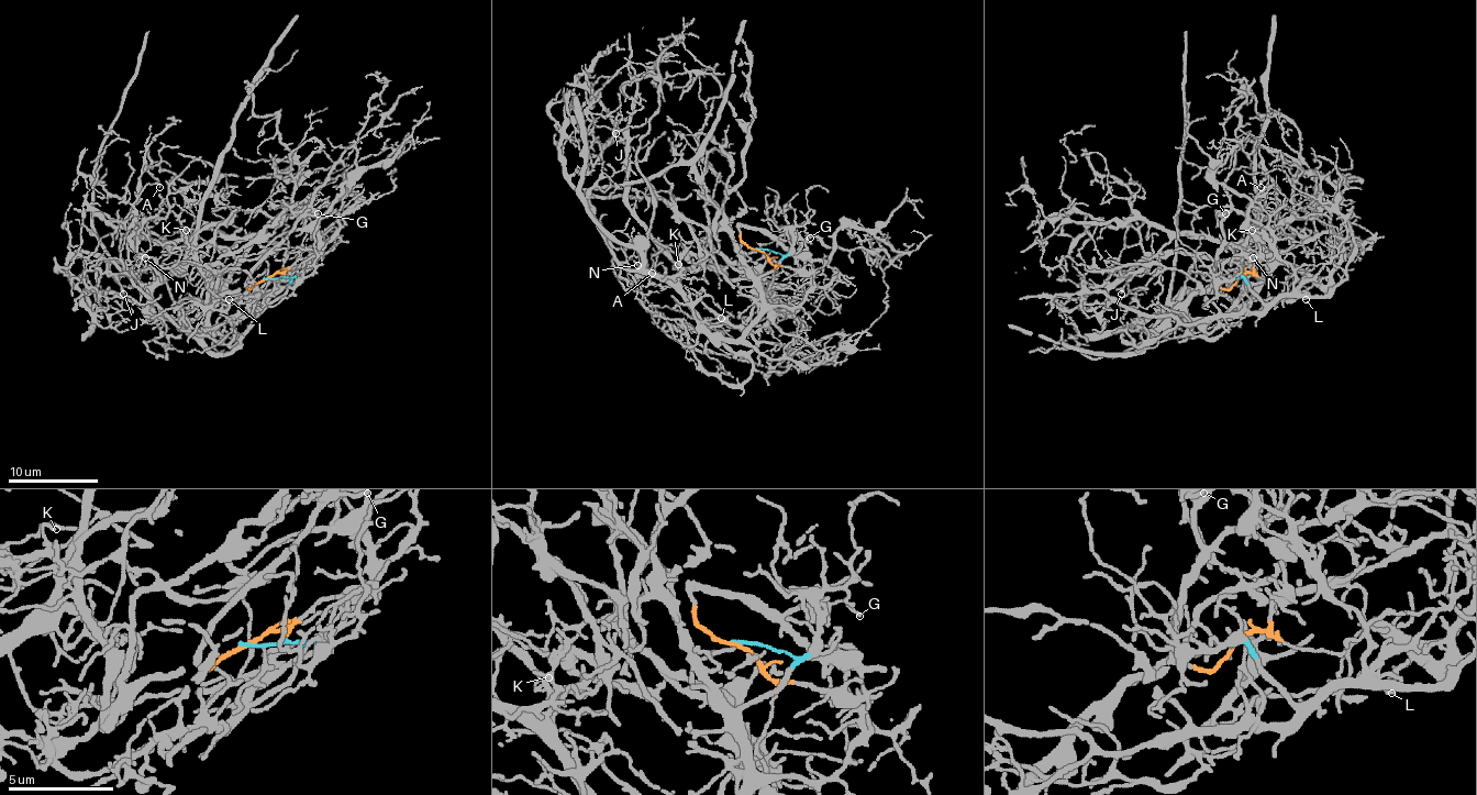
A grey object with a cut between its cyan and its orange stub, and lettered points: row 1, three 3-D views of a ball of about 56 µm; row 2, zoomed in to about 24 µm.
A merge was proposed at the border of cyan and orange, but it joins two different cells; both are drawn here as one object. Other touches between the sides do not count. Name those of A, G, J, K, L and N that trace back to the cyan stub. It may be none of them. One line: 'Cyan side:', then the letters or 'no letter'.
Cyan side: A, J, K, L, N

